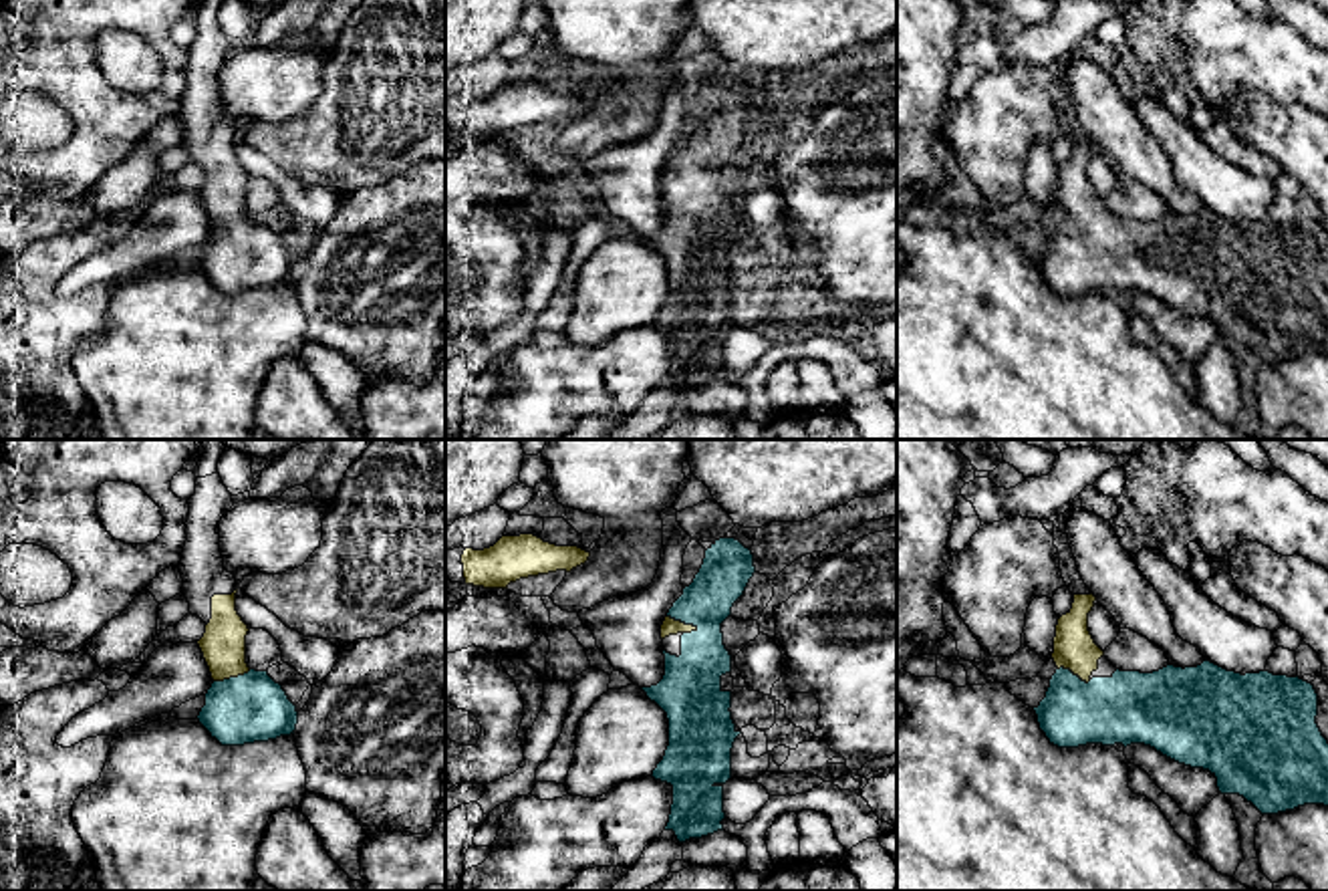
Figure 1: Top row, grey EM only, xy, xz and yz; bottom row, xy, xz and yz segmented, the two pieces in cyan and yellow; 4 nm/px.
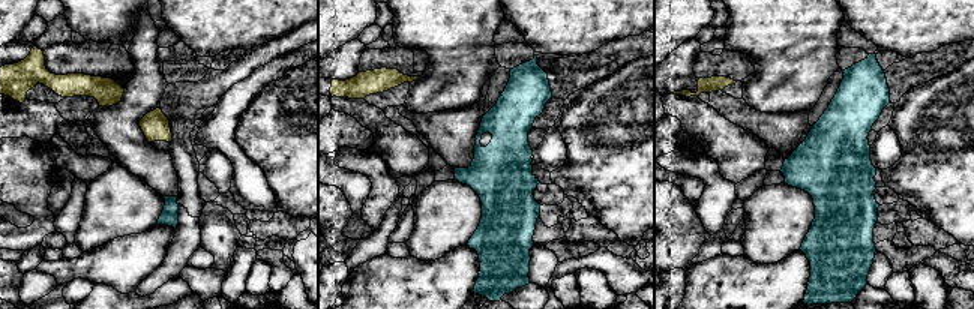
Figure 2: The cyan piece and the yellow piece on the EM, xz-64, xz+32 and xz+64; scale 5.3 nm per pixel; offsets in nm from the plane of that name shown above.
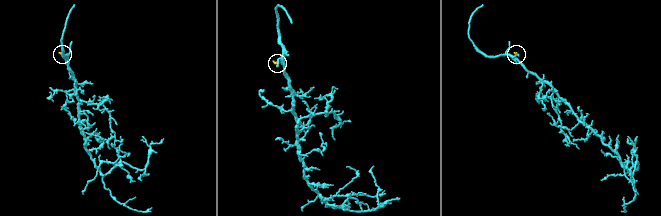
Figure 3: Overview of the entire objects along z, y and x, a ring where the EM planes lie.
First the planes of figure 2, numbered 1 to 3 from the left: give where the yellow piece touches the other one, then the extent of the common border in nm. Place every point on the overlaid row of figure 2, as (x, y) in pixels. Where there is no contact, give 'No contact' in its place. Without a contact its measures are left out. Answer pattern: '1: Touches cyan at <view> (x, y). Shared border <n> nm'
1: No contact
2: Touches cyan at xz+32 (488, 131). Shared border 30 nm
3: No contact

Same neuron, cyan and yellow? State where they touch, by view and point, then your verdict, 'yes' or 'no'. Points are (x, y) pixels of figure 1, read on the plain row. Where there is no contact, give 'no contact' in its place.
contact xz (684, 170); yes

